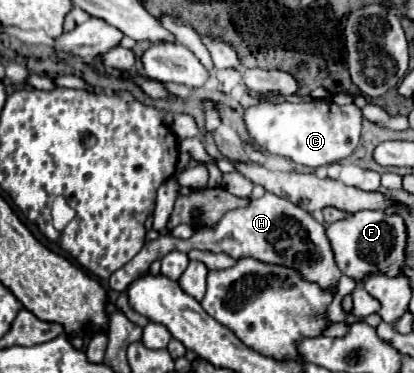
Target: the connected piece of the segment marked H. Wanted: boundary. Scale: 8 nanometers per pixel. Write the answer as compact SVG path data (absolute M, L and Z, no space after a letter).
M265 192L261 198L251 200L245 208L235 208L223 214L223 218L213 226L197 222L193 228L193 236L189 240L157 242L157 248L161 254L167 254L171 250L189 252L197 248L197 250L209 250L213 254L223 252L233 256L235 260L241 256L251 256L269 264L283 264L289 268L297 268L307 280L317 282L323 288L335 286L343 276L337 264L333 262L333 252L325 236L323 224L313 216L309 216L303 208L299 208L291 200L271 192Z

